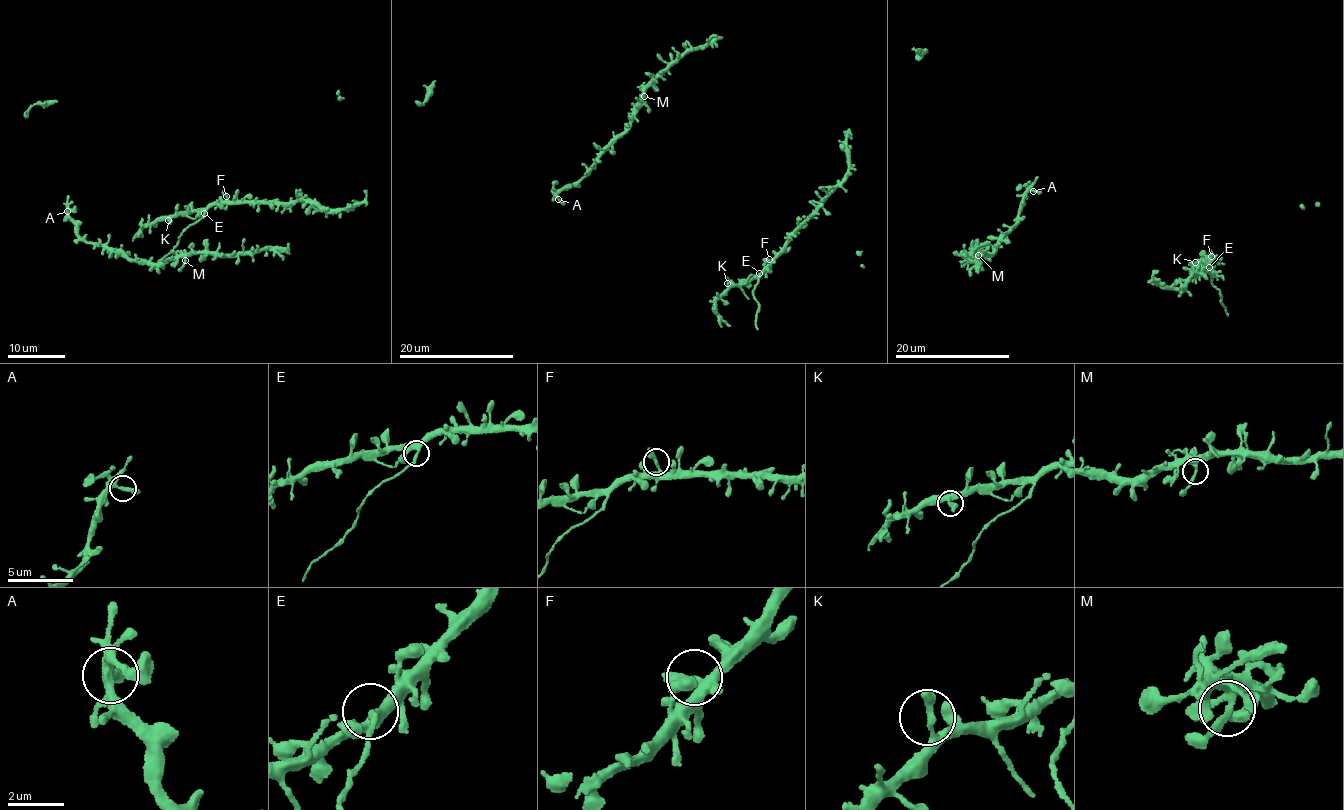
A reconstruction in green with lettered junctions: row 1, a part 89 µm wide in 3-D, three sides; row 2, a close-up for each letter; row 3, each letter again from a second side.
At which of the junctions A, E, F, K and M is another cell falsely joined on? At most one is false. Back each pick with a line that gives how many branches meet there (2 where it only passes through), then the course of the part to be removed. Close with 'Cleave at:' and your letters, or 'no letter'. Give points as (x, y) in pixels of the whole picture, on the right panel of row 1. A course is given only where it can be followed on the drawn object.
E: 3 branches meet; foreign part runs (1209, 266), (1212, 282), (1219, 291), (1228, 316)
Cleave at: E

